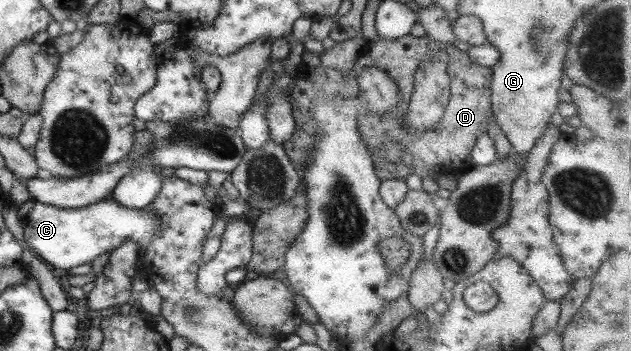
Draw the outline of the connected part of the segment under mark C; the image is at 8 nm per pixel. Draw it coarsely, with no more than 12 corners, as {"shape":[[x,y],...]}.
{"shape":[[111,192],[69,209],[30,199],[17,208],[29,250],[64,270],[147,248],[153,210]]}

